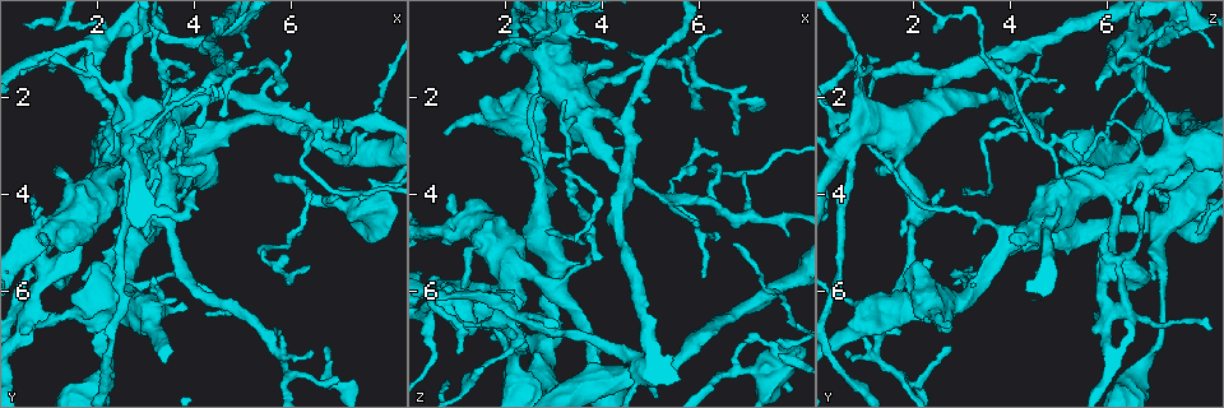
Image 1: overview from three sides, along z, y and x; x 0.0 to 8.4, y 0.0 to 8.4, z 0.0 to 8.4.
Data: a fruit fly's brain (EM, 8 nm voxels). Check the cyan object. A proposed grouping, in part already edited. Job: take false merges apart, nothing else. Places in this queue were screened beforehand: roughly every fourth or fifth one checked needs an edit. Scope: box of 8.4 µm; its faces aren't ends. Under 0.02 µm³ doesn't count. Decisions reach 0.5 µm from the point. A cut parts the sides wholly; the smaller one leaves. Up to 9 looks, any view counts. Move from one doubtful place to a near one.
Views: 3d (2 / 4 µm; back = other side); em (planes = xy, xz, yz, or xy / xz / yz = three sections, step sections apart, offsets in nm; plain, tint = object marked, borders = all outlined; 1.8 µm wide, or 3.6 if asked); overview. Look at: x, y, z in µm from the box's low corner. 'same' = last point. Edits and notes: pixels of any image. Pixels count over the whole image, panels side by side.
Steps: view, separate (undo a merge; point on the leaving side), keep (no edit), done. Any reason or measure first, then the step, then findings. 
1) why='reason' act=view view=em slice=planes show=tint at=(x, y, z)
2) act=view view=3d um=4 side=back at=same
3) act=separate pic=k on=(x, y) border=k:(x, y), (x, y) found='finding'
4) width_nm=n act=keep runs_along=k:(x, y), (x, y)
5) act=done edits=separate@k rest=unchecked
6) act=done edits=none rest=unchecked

why='a fork' act=view view=3d um=4 at=(3.10, 6.65, 0.95)

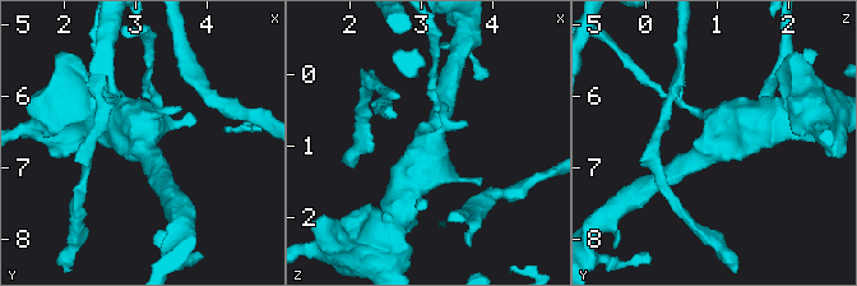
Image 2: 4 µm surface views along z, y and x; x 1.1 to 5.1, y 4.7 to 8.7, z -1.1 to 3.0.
act=view view=em um=3.6 slice=yz step=8 show=tint at=(3.05, 6.60, 0.95)

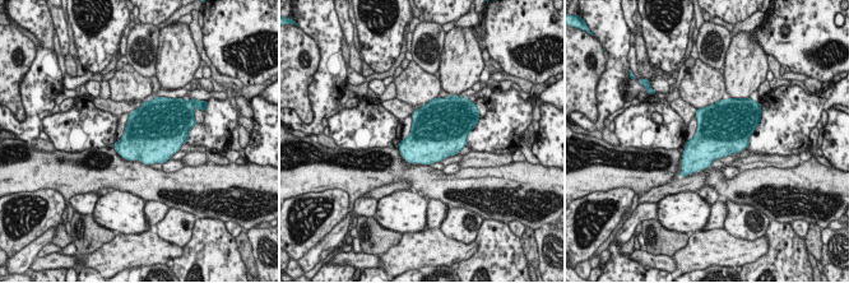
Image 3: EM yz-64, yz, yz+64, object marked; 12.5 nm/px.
why='another direction' act=view view=em um=3.6 slice=planes show=tint at=same

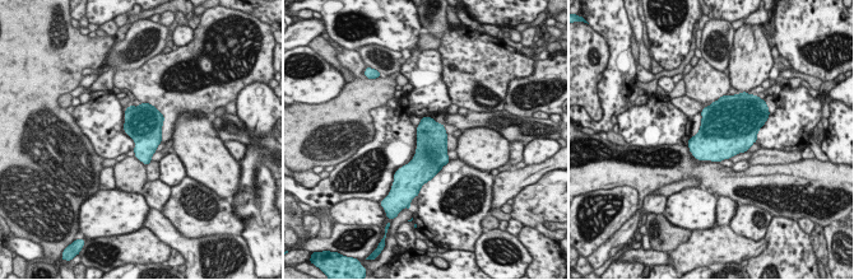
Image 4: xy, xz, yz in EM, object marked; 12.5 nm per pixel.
width_nm=380 act=keep found='all the same neuron'

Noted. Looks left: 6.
why='touches itself' act=view view=em slice=planes show=borders at=(3.75, 3.10, 4.75)

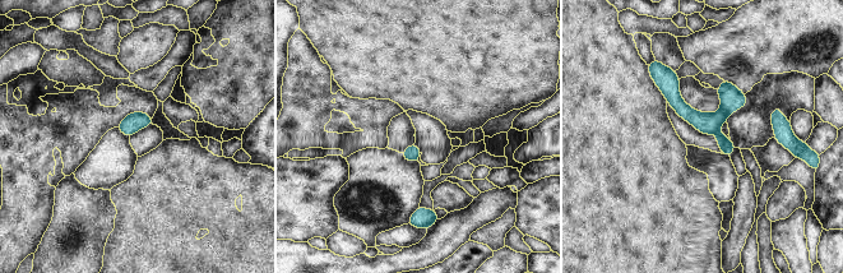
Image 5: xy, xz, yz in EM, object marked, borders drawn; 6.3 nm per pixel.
act=separate pic=5 on=(707, 124) border=5:(721, 107), (726, 111) found='a second neuron is stuck on'

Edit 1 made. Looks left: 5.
why='redraw' act=view view=overview

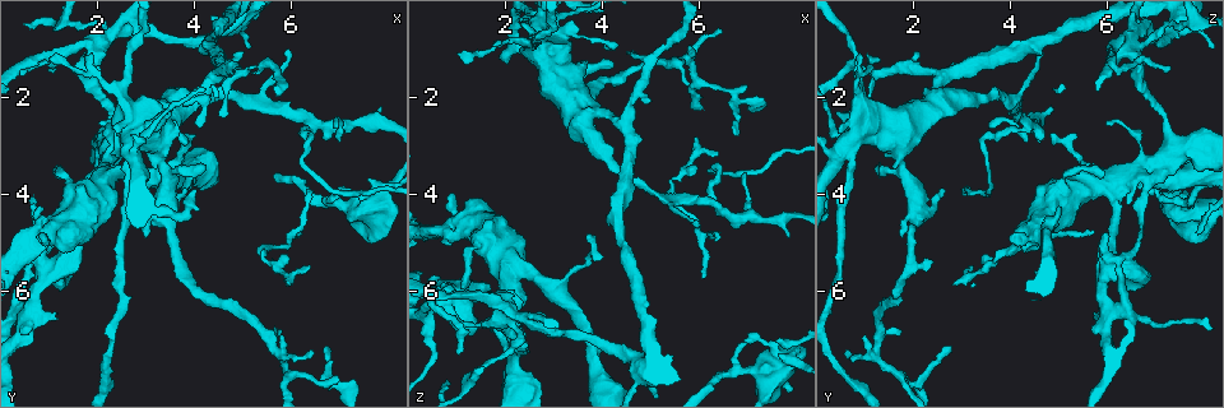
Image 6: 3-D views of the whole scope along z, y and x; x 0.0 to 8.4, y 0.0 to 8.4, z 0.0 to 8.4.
why='three-way junction' act=view view=3d um=4 side=back at=(0.65, 6.30, 6.00)

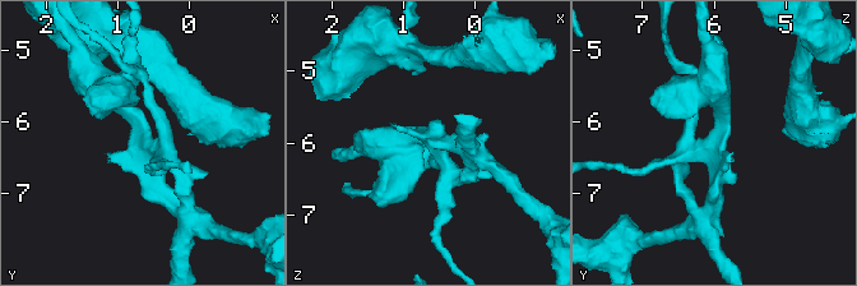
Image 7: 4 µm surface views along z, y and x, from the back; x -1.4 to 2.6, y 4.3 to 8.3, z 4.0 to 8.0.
why='need the tissue' act=view view=em slice=planes show=tint at=(0.60, 6.35, 6.00)

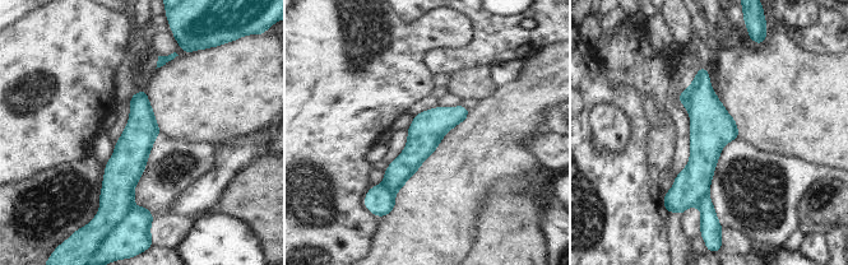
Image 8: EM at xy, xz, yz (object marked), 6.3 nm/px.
width_nm=220 act=separate pic=8 on=(710, 229) border=8:(708, 195), (699, 207) found='two neurons meet here'

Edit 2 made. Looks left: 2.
act=done edits=separate@5,separate@8 rest=unchecked

